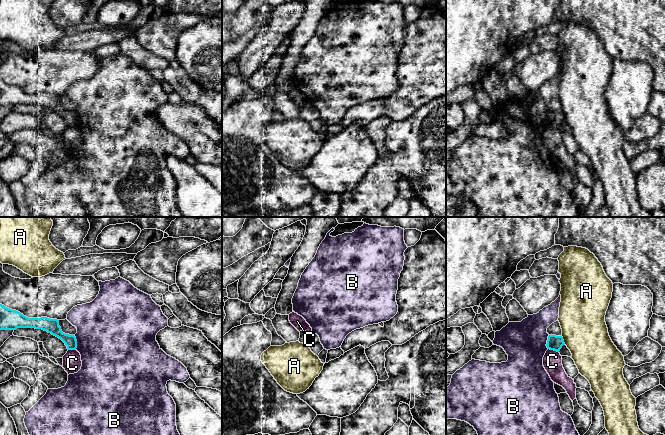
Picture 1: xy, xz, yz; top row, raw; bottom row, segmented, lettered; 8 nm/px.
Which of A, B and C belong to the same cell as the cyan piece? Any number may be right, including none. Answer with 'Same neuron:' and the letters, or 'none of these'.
Same neuron: none of these

